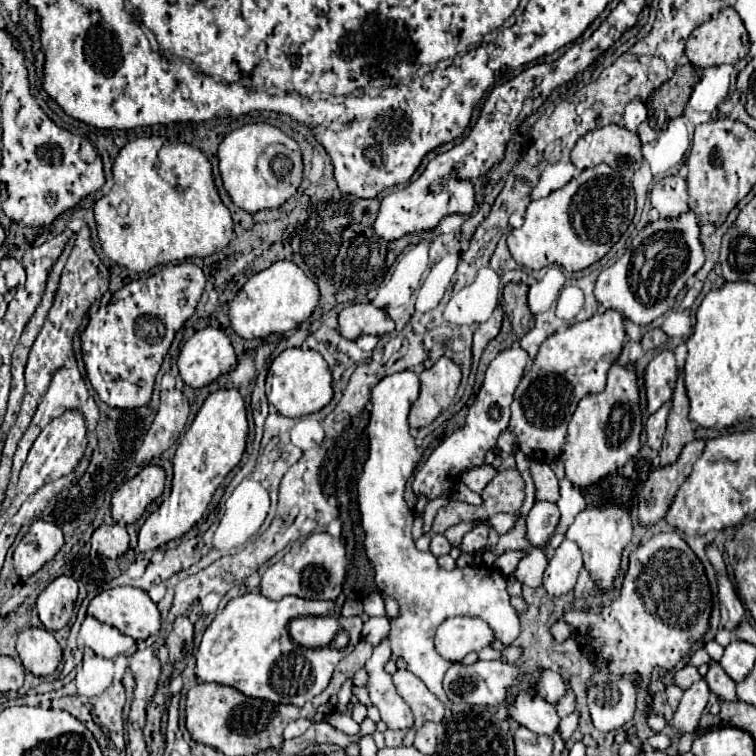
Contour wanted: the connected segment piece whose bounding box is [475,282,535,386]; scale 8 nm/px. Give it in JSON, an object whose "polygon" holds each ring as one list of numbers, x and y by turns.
{"polygon":[[509,282,503,288,503,300,501,306,505,310,505,318,503,318,503,326,501,332,495,340,491,340,481,356,479,362,479,370,477,370,477,382,475,386,481,384,485,370,489,366,489,362,505,348,509,348,515,340,519,340,523,334,527,334,535,322,529,306,527,306,527,290,529,286,525,282]]}

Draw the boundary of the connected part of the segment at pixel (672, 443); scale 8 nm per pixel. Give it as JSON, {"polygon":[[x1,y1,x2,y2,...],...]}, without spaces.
{"polygon":[[681,372,677,386,675,386,675,392,673,392,673,408,669,412,669,418,667,418,667,434,663,438,663,446,659,452,661,466,675,462,679,458,681,448,687,442,695,440,695,430,693,430,693,424,687,418,687,414,689,414,689,398,685,392,683,372]]}

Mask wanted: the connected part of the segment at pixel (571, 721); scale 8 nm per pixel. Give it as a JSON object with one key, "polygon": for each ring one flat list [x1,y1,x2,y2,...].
{"polygon":[[571,712,569,716,565,716,565,718,561,720,559,732,561,732,561,740,563,740,563,742,567,742,567,740,571,738,571,734,573,734,575,728,577,728,577,722,579,722,579,714,577,714,577,712]]}

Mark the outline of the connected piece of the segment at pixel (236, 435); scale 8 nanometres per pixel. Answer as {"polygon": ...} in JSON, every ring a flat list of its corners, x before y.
{"polygon":[[219,390,211,394,193,424,185,432,173,458,171,496,145,520,138,534,139,550,155,550,169,540,181,538,205,514,211,496,221,486,225,476,241,462,249,434,247,408,239,390]]}

